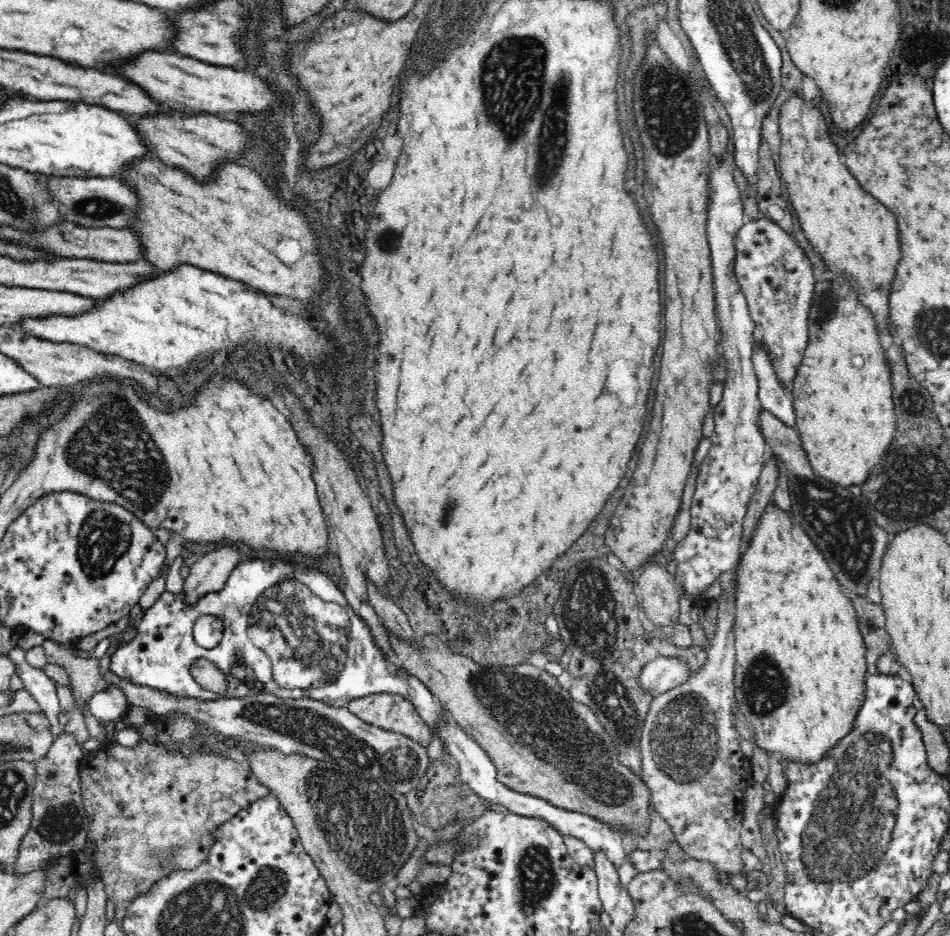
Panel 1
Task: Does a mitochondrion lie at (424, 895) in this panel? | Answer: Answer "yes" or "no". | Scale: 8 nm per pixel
no

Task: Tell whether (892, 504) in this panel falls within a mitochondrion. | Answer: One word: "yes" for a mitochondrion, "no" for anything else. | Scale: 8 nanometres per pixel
yes

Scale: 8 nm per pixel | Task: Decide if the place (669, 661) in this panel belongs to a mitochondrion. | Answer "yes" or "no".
no

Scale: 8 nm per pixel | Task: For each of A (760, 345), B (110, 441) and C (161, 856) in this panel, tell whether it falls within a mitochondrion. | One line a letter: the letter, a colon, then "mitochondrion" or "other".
A: other
B: mitochondrion
C: mitochondrion

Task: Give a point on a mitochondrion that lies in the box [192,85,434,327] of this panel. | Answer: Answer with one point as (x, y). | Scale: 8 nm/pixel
(388, 242)

